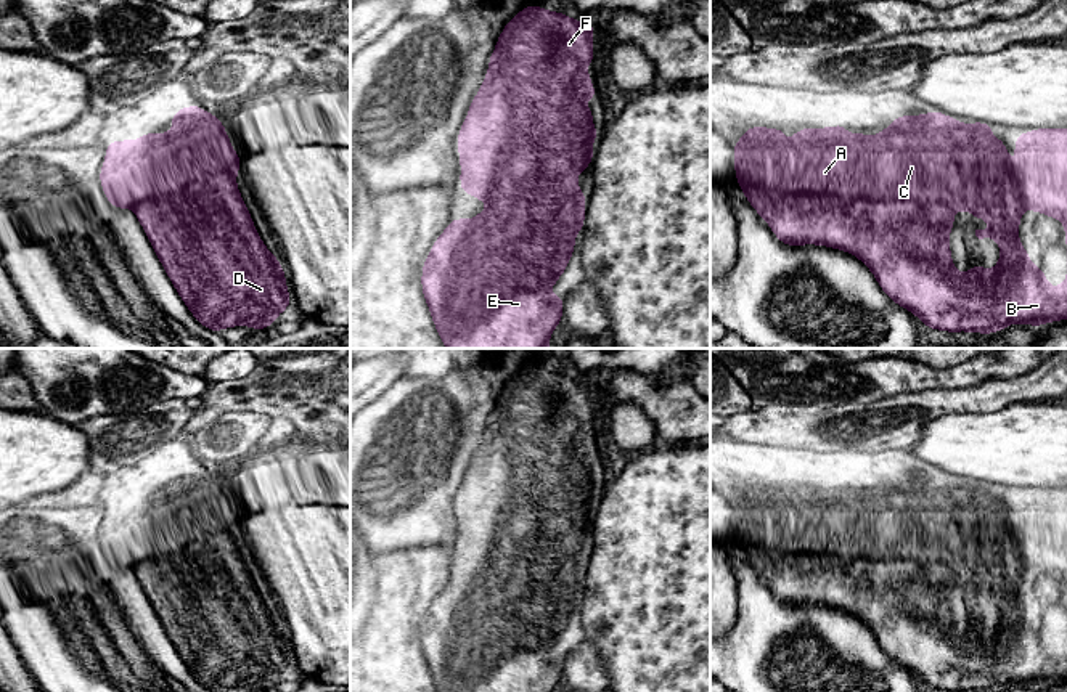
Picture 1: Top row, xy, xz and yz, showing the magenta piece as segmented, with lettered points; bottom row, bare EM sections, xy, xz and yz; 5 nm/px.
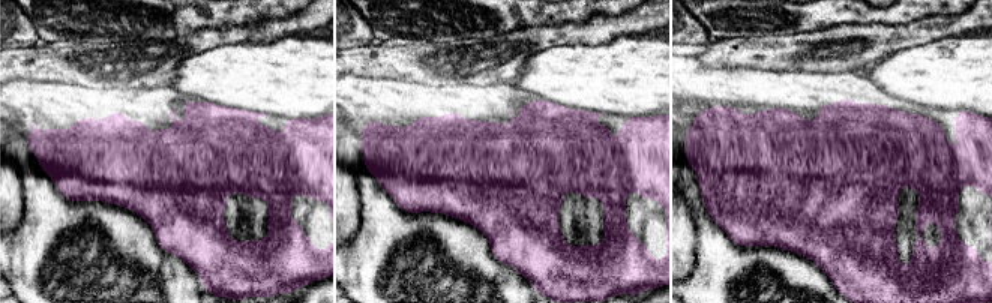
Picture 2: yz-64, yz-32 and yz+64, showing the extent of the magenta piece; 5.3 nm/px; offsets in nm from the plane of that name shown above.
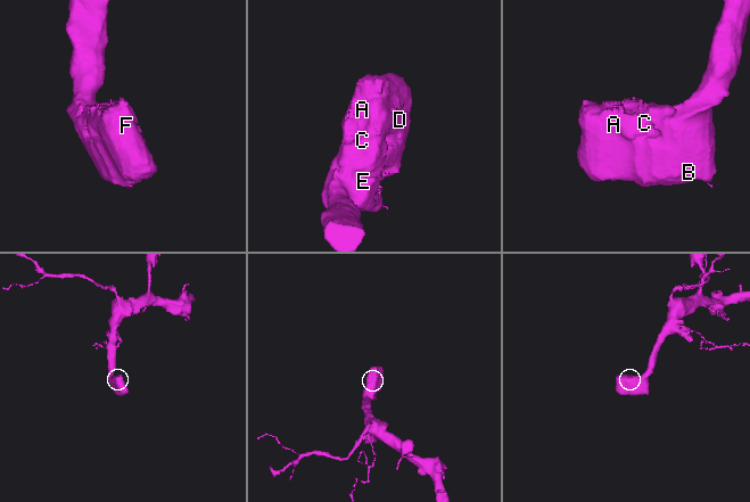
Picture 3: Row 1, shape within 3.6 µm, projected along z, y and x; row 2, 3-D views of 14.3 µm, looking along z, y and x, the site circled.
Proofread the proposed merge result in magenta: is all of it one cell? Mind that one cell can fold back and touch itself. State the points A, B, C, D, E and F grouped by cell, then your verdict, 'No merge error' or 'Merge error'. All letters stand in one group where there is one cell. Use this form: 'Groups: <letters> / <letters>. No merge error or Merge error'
Groups: A B C D E F. No merge error

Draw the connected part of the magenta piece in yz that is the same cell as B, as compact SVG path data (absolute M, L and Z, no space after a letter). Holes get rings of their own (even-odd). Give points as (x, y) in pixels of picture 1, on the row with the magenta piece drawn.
M938 111L911 114L908 119L898 114L874 136L847 133L845 125L839 124L805 127L786 143L783 128L749 127L733 145L736 185L783 244L828 246L855 255L869 268L887 297L916 315L926 328L985 336L1017 323L1038 328L1064 321L1067 279L1059 287L1048 284L1048 276L1028 260L1028 250L1020 246L1019 223L1025 209L1057 218L1064 223L1067 246L1067 128L1019 133L1012 169L1004 141L990 133L993 127L985 122L967 125ZM956 210L969 210L974 218L990 222L990 230L975 230L975 236L1000 242L1000 262L991 270L977 263L963 276L958 275L948 242Z

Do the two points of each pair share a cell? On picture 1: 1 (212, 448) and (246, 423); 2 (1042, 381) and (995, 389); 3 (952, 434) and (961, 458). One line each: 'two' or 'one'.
1: one
2: one
3: one

